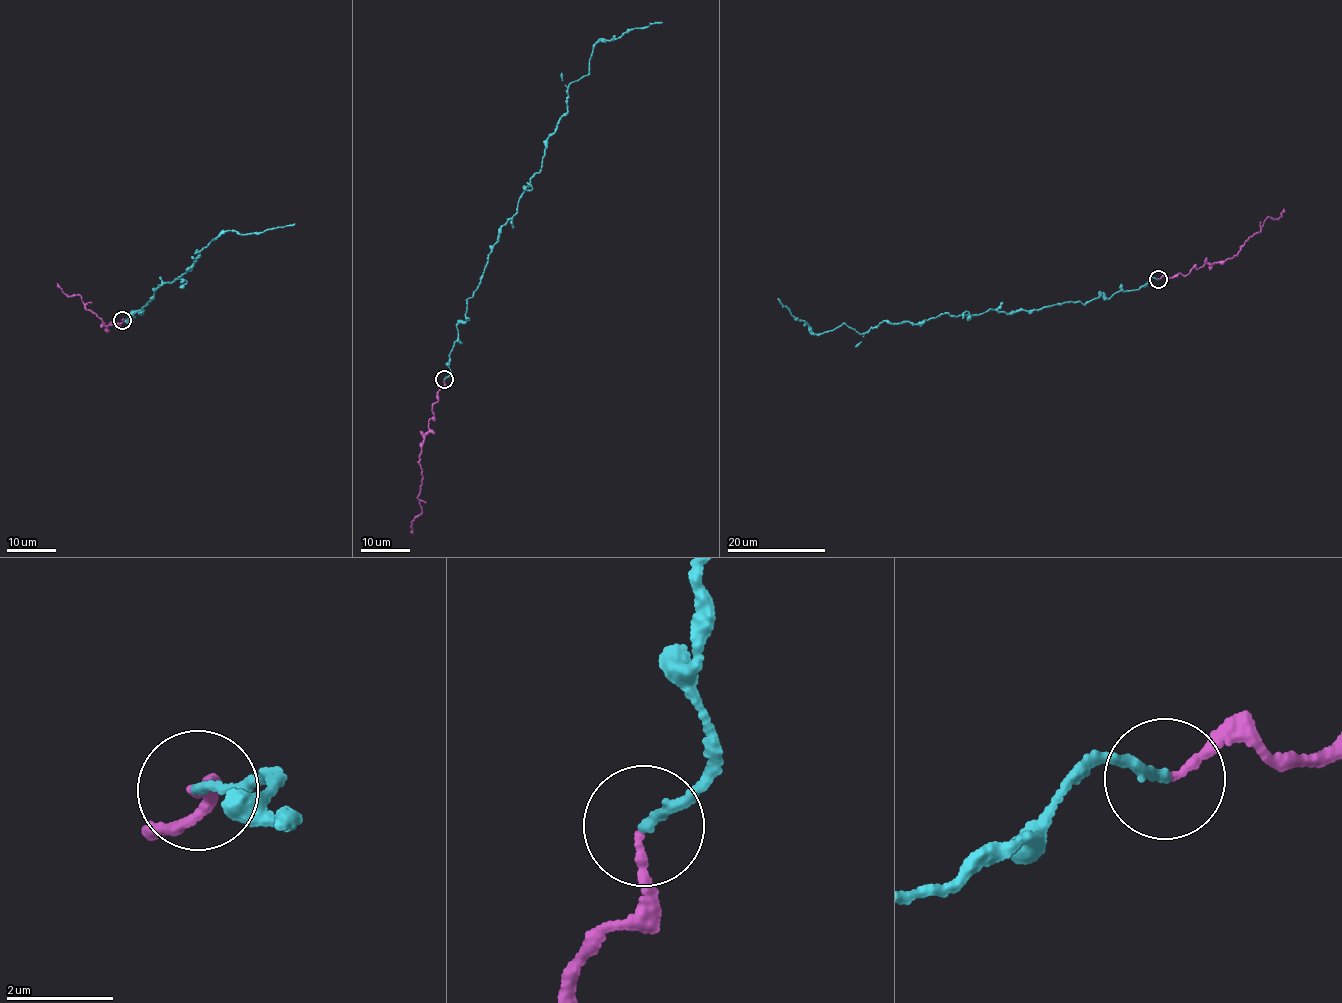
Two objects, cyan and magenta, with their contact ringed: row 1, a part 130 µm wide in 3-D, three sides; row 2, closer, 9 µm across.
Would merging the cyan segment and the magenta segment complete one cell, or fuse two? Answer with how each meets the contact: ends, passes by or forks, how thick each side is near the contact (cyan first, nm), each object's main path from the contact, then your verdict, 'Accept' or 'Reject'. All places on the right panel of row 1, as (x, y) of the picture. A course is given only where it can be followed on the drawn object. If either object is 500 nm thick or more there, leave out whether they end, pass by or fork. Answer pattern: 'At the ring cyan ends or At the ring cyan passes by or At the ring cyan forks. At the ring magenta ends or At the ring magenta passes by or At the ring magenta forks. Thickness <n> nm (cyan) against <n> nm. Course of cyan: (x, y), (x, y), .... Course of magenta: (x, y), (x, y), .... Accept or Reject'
At the ring cyan ends. At the ring magenta ends. Thickness 160 nm (cyan) against 140 nm. Course of cyan: (1158, 280), (1083, 303), (945, 313), (917, 324), (884, 321), (861, 334), (842, 324), (816, 333), (779, 298). Course of magenta: (1158, 279), (1223, 262), (1237, 254), (1248, 238), (1260, 231), (1264, 219), (1277, 220), (1284, 209). Accept

